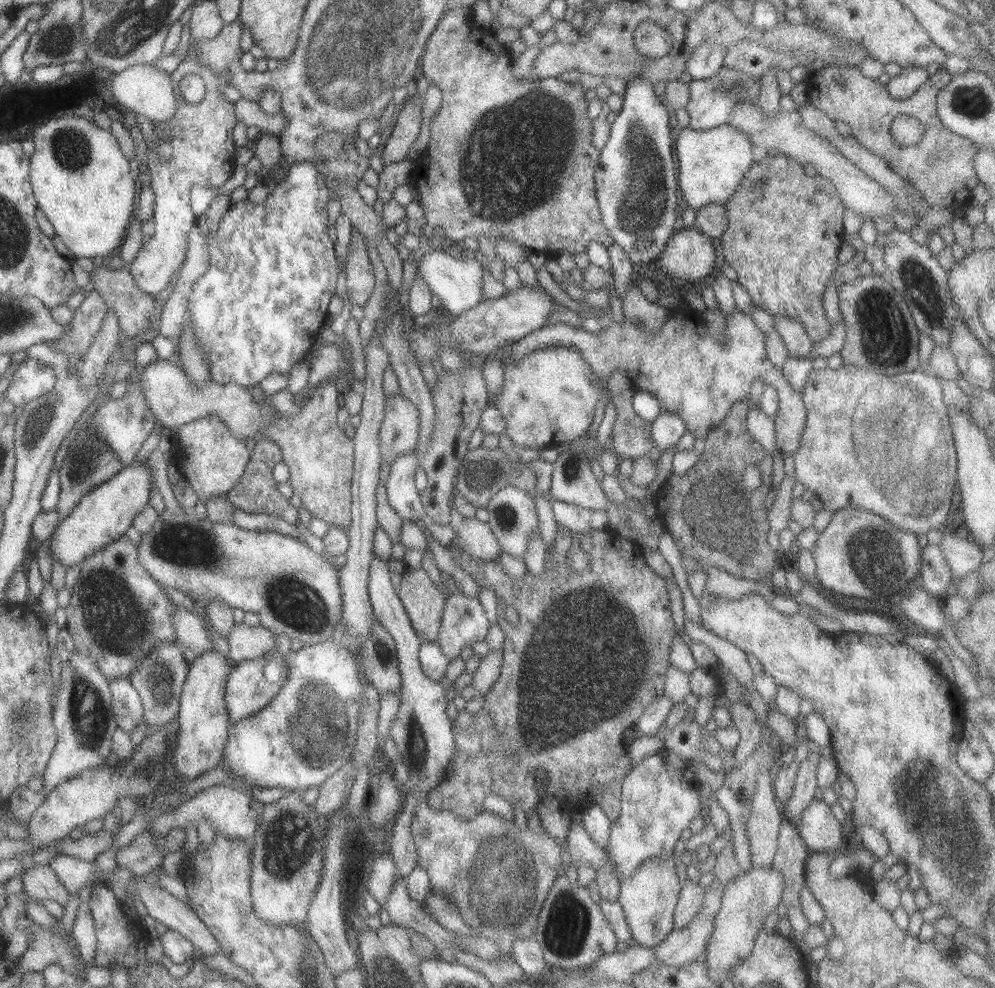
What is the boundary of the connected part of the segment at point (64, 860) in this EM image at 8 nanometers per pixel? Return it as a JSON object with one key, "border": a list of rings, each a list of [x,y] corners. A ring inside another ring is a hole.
{"border":[[[59,855],[53,857],[47,866],[55,872],[69,896],[77,895],[77,890],[95,880],[92,861]]]}

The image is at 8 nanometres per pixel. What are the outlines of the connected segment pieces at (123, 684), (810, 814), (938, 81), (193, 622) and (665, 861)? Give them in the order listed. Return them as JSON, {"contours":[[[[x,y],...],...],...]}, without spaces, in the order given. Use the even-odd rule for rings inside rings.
{"contours":[[[[128,677],[116,678],[108,683],[111,702],[110,711],[116,726],[130,733],[142,722],[142,704],[138,692],[131,686]]],[[[813,799],[794,823],[796,831],[811,852],[836,849],[841,842],[841,825],[831,814],[829,805]]],[[[825,64],[823,69],[809,76],[807,91],[811,105],[823,111],[829,120],[847,124],[850,137],[878,156],[902,180],[912,184],[919,191],[924,205],[950,210],[950,204],[963,202],[978,182],[972,165],[978,148],[971,141],[943,128],[943,124],[937,120],[936,96],[950,81],[950,77],[946,70],[939,68],[907,98],[894,99],[888,95],[886,85],[863,76],[859,69]],[[897,116],[911,117],[921,123],[923,134],[919,141],[900,145],[889,136],[889,126]]],[[[175,606],[169,618],[172,620],[176,643],[179,646],[189,648],[197,655],[213,650],[207,629],[193,612]]],[[[654,856],[646,860],[643,864],[640,864],[627,878],[620,878],[616,874],[619,880],[618,898],[617,902],[622,908],[624,919],[626,920],[631,939],[635,942],[635,945],[644,948],[654,948],[657,944],[665,939],[665,936],[672,931],[672,914],[678,899],[680,891],[679,881],[675,874],[675,866],[673,865],[672,856]]]]}

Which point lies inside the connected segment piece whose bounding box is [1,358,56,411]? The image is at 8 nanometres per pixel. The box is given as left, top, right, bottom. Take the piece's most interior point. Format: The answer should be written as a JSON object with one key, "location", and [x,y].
{"location":[32,378]}

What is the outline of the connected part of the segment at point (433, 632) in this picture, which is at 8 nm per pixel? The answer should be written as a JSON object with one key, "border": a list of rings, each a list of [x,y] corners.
{"border":[[[403,563],[401,580],[395,588],[409,624],[421,642],[434,642],[440,625],[444,599],[422,568],[408,570]]]}

